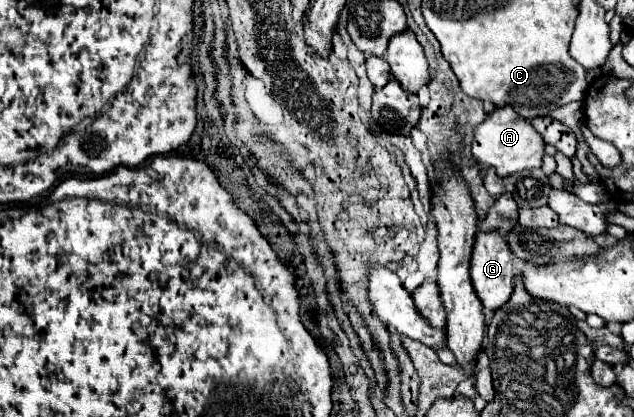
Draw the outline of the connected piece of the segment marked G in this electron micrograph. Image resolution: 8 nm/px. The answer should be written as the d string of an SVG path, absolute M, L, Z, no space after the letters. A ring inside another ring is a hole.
M478 233L476 243L474 243L474 253L472 253L472 283L474 289L486 309L498 309L502 307L512 293L512 281L514 281L514 255L506 243L506 239L500 233Z

